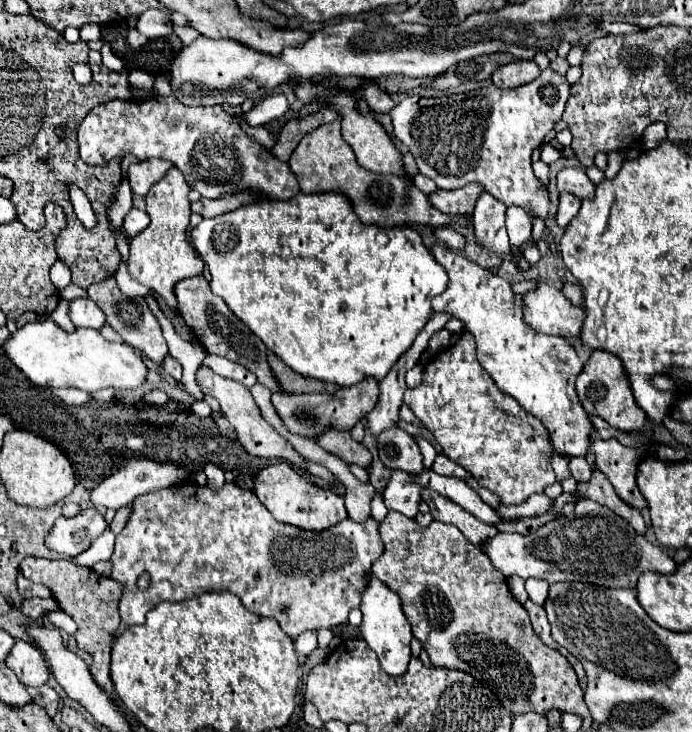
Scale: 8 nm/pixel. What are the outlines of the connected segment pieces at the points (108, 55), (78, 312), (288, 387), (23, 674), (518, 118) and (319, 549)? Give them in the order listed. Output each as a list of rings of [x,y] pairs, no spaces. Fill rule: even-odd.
[[[104,41],[104,47],[102,47],[100,53],[102,53],[102,63],[104,63],[108,69],[112,69],[112,71],[126,71],[124,61],[122,61],[116,53],[112,53],[112,47],[110,47],[108,41]]]
[[[80,297],[70,301],[70,321],[76,327],[100,329],[104,325],[104,315],[90,297]]]
[[[268,351],[268,359],[270,359],[270,367],[272,367],[276,379],[282,383],[284,391],[290,391],[290,393],[334,393],[336,391],[334,385],[328,385],[324,381],[304,377],[296,371],[290,371],[290,367],[286,363],[282,363],[282,359],[278,359],[278,355],[274,355],[272,351]]]
[[[16,639],[6,665],[16,673],[22,685],[40,687],[48,681],[48,665],[42,659],[42,653],[24,639]]]
[[[548,67],[534,81],[518,89],[498,89],[490,85],[472,93],[454,93],[454,95],[442,95],[430,99],[410,95],[404,101],[400,101],[394,107],[394,111],[390,111],[390,117],[394,123],[396,137],[414,155],[420,173],[430,177],[438,187],[460,189],[468,183],[480,183],[486,187],[490,195],[494,195],[506,207],[516,205],[524,209],[530,217],[546,221],[550,209],[550,193],[548,187],[534,177],[530,155],[538,145],[542,145],[544,135],[560,119],[568,97],[570,97],[570,83],[566,81],[564,75]]]
[[[180,483],[170,489],[156,489],[138,497],[130,507],[126,527],[116,537],[112,555],[112,579],[122,585],[120,619],[126,625],[138,625],[146,613],[162,601],[186,601],[208,591],[230,591],[238,595],[244,607],[262,617],[274,617],[282,631],[292,639],[306,629],[338,627],[348,623],[348,613],[360,605],[364,575],[370,573],[372,563],[382,555],[382,541],[378,535],[378,521],[372,517],[366,523],[344,519],[326,531],[304,531],[292,525],[278,523],[270,511],[258,501],[254,491],[242,489],[234,483],[224,483],[220,489],[200,487],[198,483]],[[140,573],[150,573],[150,587],[140,591],[136,579]]]

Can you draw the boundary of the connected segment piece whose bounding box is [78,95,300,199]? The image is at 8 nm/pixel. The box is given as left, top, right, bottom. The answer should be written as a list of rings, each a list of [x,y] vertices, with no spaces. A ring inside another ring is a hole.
[[[152,95],[150,99],[144,101],[110,101],[94,107],[80,123],[78,127],[78,147],[80,147],[80,157],[86,165],[94,167],[104,167],[112,159],[122,159],[126,155],[134,155],[138,161],[146,159],[166,159],[172,161],[182,175],[186,177],[188,185],[196,189],[202,197],[208,199],[218,199],[224,193],[240,191],[240,189],[252,189],[260,191],[264,197],[272,199],[290,199],[294,197],[298,189],[298,181],[294,179],[294,173],[290,171],[288,163],[278,161],[272,157],[270,151],[266,151],[262,145],[250,141],[246,133],[238,125],[238,117],[228,115],[220,105],[214,107],[188,107],[182,105],[174,95],[162,97],[162,95]]]

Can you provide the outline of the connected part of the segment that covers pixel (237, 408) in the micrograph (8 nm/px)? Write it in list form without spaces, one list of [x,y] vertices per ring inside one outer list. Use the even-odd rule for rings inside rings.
[[[200,367],[198,373],[196,373],[196,383],[198,387],[202,389],[202,393],[214,397],[218,403],[220,403],[220,409],[222,413],[226,415],[226,419],[232,423],[236,435],[238,435],[238,441],[240,445],[250,453],[250,455],[258,455],[258,457],[266,457],[266,459],[272,459],[272,457],[280,457],[284,461],[290,461],[292,467],[296,469],[306,469],[304,467],[304,459],[294,451],[294,447],[284,439],[280,437],[260,415],[260,409],[258,405],[254,403],[250,391],[246,387],[242,387],[242,383],[238,381],[230,381],[226,377],[220,377],[216,375],[212,369],[208,367]]]

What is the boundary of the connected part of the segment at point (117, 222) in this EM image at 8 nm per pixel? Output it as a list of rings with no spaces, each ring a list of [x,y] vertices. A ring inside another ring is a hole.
[[[126,179],[118,185],[118,195],[114,197],[114,203],[110,205],[110,227],[112,229],[122,229],[122,219],[124,215],[132,209],[132,191]]]

